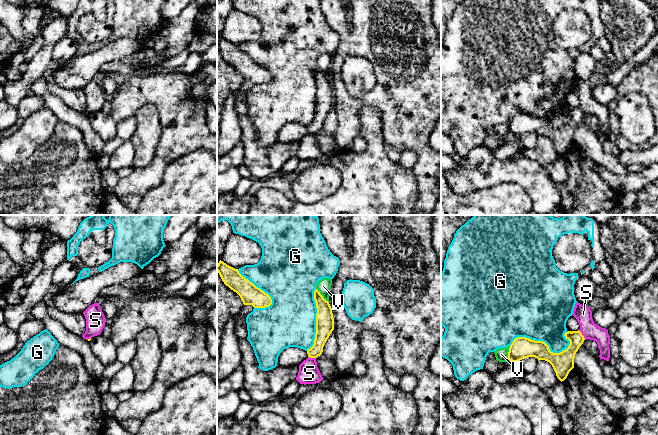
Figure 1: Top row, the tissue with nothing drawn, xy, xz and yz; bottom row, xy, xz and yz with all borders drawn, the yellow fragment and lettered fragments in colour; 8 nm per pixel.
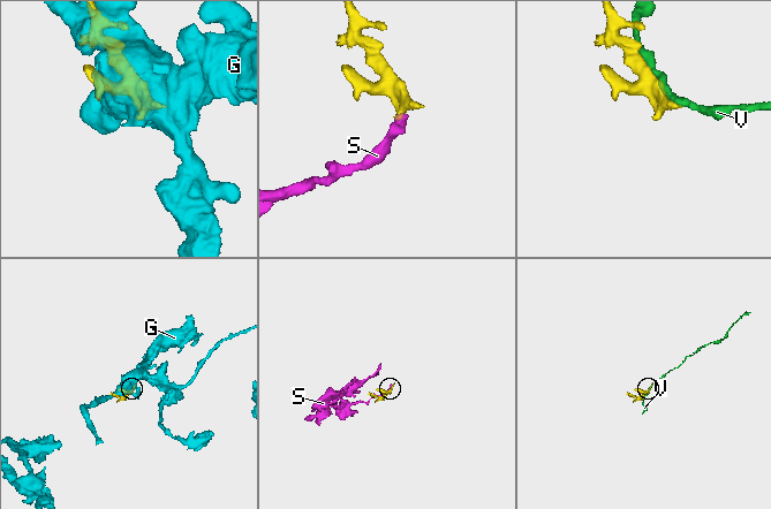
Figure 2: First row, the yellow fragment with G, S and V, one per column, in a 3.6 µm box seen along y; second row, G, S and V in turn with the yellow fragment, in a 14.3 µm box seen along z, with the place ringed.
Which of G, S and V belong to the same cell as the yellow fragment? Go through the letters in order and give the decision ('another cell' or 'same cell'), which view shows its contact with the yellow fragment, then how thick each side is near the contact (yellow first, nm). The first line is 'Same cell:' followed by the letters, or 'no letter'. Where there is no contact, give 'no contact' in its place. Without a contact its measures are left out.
Same cell: no letter
G: another cell; contact in yz; calibres 170 and 480 nm
S: another cell; contact in yz; calibres 150 and 140 nm
V: another cell; contact in xz; calibres 140 and 110 nm

